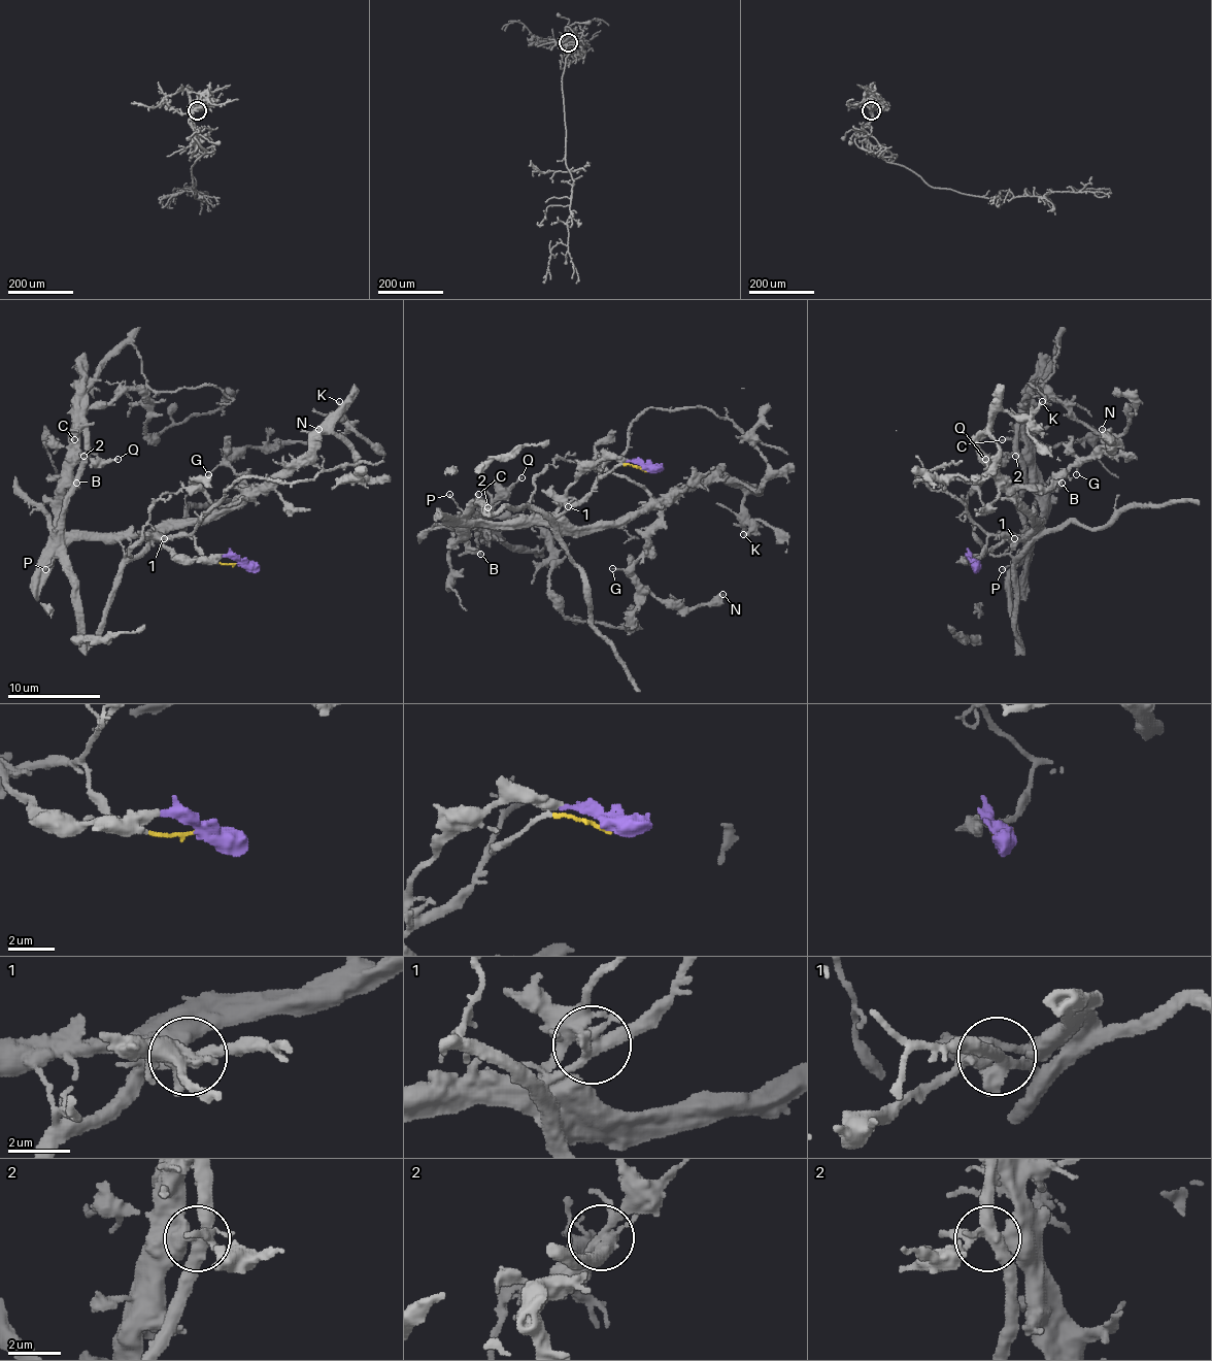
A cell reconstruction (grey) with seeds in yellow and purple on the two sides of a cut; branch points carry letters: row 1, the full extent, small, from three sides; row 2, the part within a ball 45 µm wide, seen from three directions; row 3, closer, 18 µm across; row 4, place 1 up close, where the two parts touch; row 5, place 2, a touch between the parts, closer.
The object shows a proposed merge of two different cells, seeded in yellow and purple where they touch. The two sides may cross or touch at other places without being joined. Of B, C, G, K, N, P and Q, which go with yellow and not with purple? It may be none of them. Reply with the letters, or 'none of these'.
P

